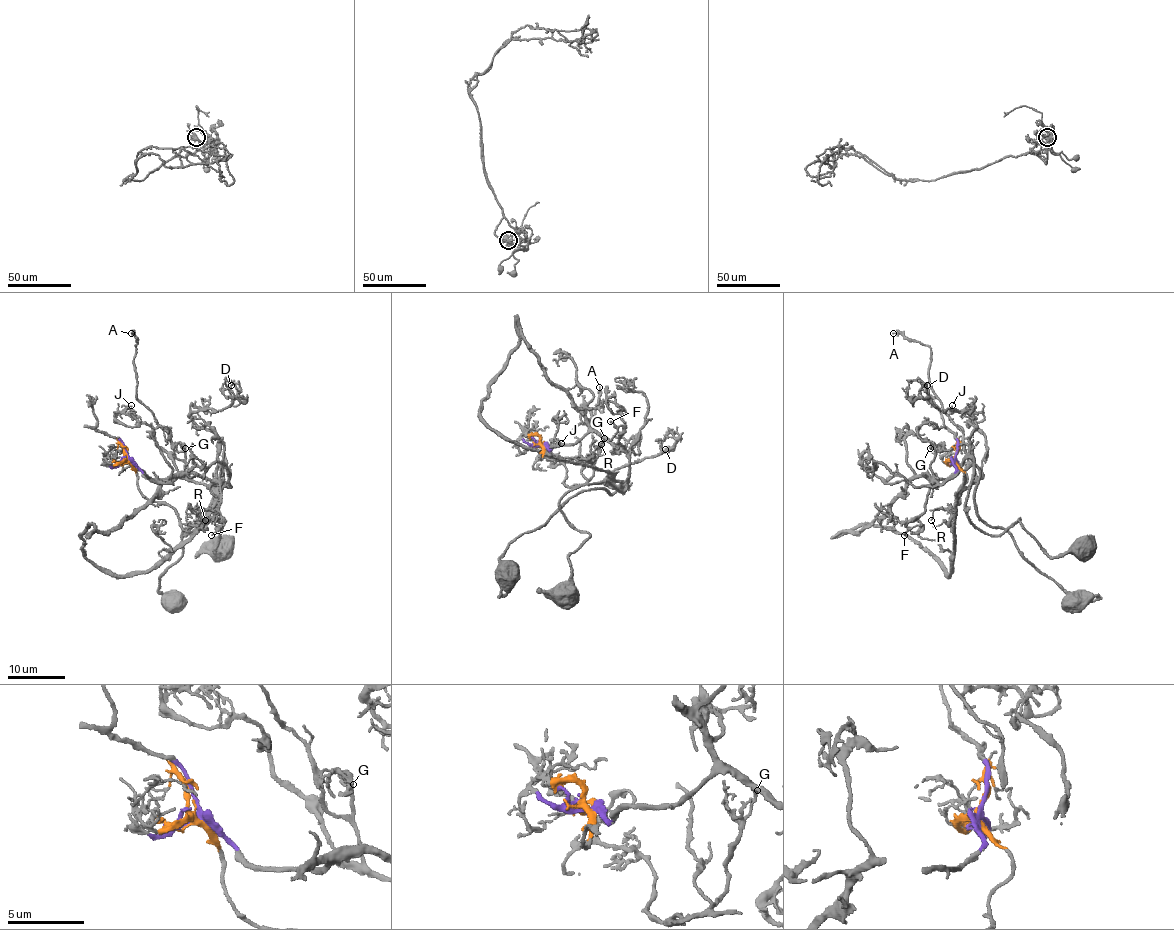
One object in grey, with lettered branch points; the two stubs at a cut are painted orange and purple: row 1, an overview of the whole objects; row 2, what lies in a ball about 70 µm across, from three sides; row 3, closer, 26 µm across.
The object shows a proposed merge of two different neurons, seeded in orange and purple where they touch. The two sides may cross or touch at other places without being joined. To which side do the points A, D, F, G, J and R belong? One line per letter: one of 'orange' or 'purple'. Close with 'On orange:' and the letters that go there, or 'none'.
A: orange
D: orange
F: purple
G: orange
J: orange
R: orange
On orange: A, D, G, J, R

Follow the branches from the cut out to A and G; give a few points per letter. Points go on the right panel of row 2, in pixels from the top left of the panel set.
A: (955, 457), (967, 481), (955, 531), (974, 464), (928, 377), (930, 349), (893, 334)
G: (955, 457), (967, 481), (959, 489), (954, 532), (959, 494), (976, 478), (973, 451), (965, 444), (929, 448)

